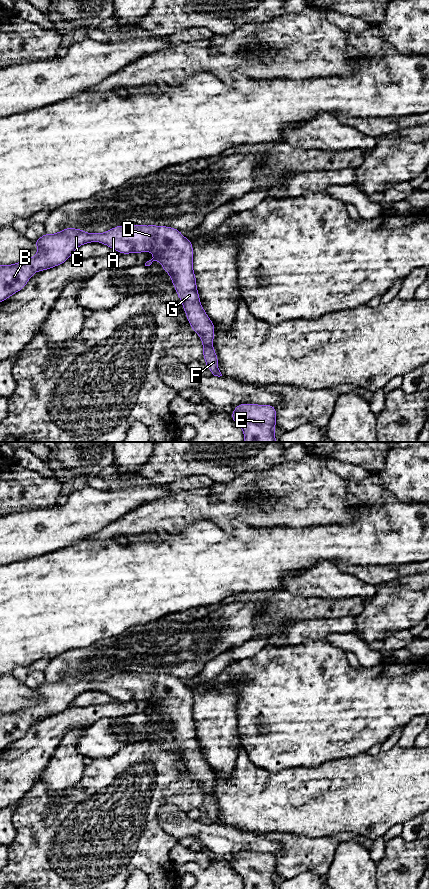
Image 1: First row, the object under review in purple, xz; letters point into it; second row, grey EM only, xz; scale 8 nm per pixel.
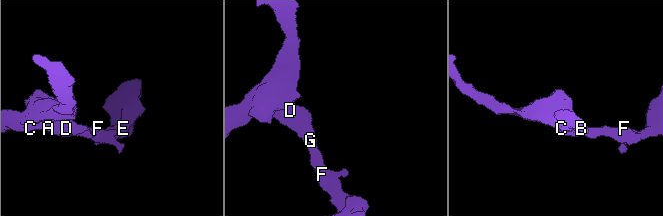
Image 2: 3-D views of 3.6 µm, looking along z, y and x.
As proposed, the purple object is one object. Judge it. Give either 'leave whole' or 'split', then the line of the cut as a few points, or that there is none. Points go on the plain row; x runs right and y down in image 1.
leave whole; cut none

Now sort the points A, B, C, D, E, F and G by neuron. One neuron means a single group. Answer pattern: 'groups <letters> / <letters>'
groups A B C D E F G

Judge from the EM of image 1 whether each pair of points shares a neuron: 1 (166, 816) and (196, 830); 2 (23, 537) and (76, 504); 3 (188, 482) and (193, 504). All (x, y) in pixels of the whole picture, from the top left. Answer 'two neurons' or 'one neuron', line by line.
1: one neuron
2: one neuron
3: two neurons

